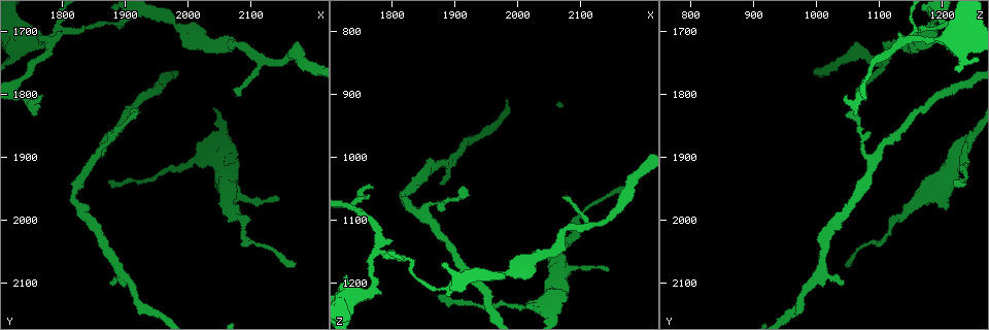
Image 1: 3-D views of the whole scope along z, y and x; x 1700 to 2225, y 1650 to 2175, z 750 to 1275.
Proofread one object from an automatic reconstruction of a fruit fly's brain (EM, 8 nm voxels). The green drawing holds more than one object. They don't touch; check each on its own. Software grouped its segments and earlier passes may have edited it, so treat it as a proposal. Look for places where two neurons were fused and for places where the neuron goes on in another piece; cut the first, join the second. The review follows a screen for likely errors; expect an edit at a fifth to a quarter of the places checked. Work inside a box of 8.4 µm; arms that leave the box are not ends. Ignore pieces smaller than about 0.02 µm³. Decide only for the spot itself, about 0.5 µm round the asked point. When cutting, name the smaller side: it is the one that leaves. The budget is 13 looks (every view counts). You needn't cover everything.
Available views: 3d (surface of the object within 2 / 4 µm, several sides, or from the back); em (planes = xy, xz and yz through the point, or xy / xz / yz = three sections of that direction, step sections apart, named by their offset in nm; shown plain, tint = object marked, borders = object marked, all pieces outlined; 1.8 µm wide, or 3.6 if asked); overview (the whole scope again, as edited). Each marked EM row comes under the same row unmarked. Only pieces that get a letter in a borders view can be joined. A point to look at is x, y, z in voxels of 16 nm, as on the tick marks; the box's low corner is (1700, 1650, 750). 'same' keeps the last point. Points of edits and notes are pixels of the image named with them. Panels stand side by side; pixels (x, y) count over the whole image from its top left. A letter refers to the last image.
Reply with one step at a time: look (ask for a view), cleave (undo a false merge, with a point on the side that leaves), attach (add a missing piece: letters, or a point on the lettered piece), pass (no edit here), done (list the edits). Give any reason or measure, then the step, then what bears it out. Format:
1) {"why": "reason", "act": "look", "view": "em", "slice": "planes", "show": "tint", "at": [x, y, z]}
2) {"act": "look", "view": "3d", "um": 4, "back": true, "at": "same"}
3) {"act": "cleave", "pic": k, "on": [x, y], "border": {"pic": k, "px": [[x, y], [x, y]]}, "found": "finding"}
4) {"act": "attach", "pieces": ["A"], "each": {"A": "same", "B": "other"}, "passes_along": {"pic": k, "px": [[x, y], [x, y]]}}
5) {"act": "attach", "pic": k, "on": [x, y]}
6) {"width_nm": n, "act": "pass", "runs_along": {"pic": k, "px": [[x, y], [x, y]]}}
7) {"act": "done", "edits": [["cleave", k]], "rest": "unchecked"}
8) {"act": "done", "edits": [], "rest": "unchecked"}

{"why": "two arms in line, one across", "act": "look", "view": "em", "um": 3.6, "slice": "planes", "show": "borders", "at": [2050, 1900, 1225]}

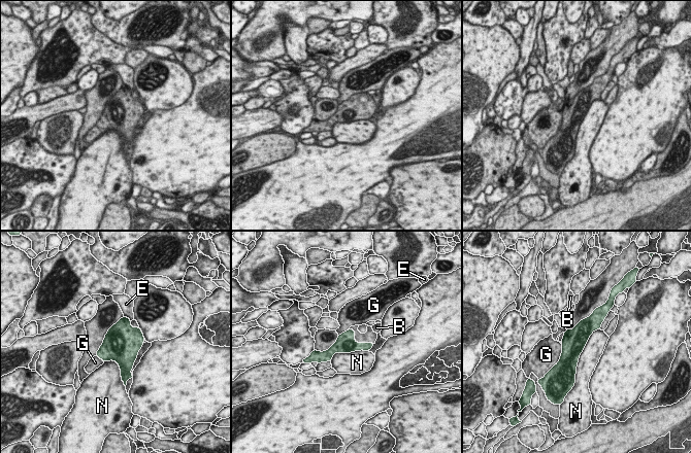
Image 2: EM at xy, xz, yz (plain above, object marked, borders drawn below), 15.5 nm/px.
{"act": "pass", "each": {"B": "other", "E": "other", "G": "other", "N": "other"}, "runs_along": {"pic": 2, "px": [[369, 345], [337, 346], [319, 355]]}, "found": "all the same neuron"}

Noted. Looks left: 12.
{"why": "thin end", "act": "look", "view": "em", "slice": "planes", "show": "borders", "at": [2080, 1805, 1065]}

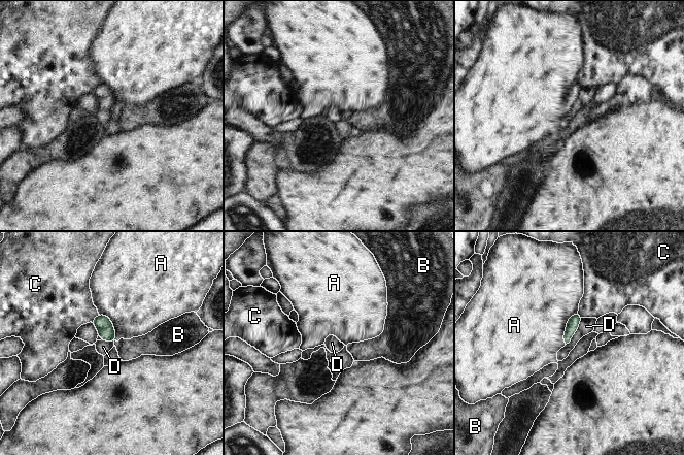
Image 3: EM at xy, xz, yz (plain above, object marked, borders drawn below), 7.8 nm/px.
{"width_nm": 90, "act": "pass", "each": {"A": "other", "B": "other", "C": "other", "D": "other"}, "border": {"pic": 3, "px": [[582, 318], [572, 338], [566, 345]]}, "found": "no lettered piece goes on from it"}

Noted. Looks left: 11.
{"why": "long arm stops here", "act": "look", "view": "em", "slice": "xy", "step": 8, "show": "borders", "at": [1770, 1800, 1045]}

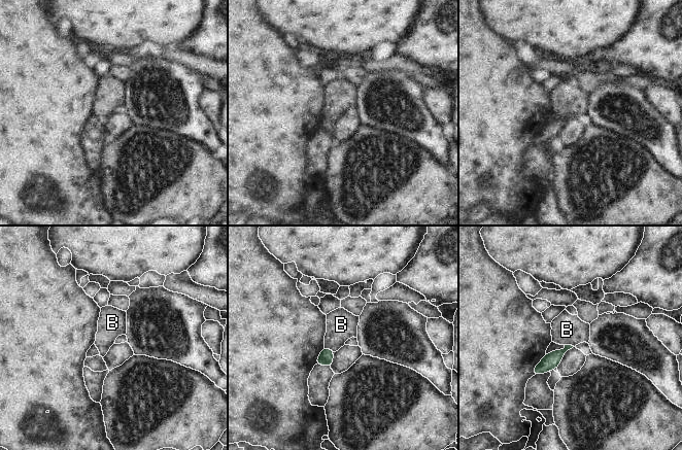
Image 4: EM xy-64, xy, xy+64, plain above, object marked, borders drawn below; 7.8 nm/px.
{"why": "cut it another way", "act": "look", "view": "em", "slice": "planes", "show": "borders", "at": "same"}

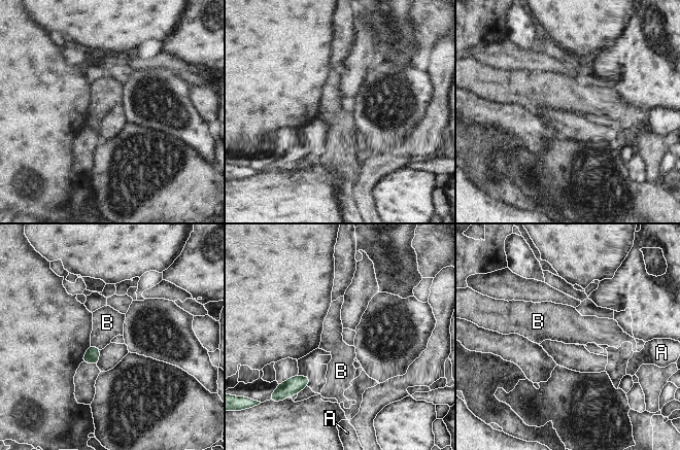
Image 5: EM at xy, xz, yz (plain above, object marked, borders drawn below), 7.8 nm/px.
{"act": "pass", "each": {"A": "other", "B": "other"}, "border": {"pic": 5, "px": [[91, 344], [101, 349]]}, "found": "no lettered piece goes on from it"}

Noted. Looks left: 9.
{"why": "branch stops here", "act": "look", "view": "em", "slice": "yz", "step": 8, "show": "tint", "at": [1880, 2100, 1045]}

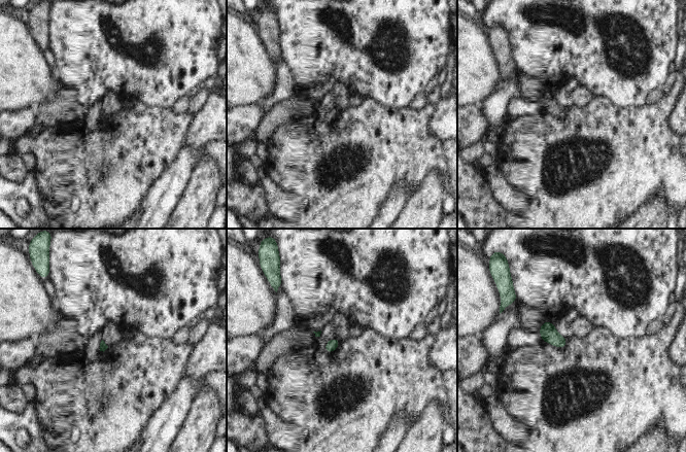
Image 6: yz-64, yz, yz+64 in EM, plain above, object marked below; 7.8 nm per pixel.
{"why": "cut it another way", "act": "look", "view": "em", "slice": "xz", "step": 8, "show": "tint", "at": "same"}

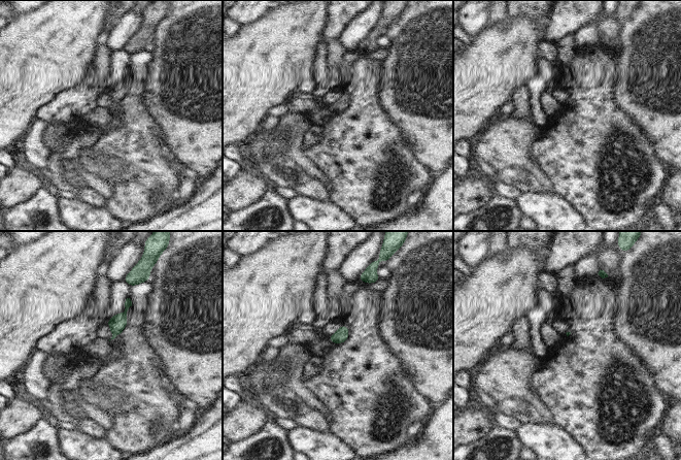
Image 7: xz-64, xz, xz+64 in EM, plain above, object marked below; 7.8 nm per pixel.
{"act": "look", "view": "em", "slice": "xz", "step": 8, "show": "borders", "at": "same"}

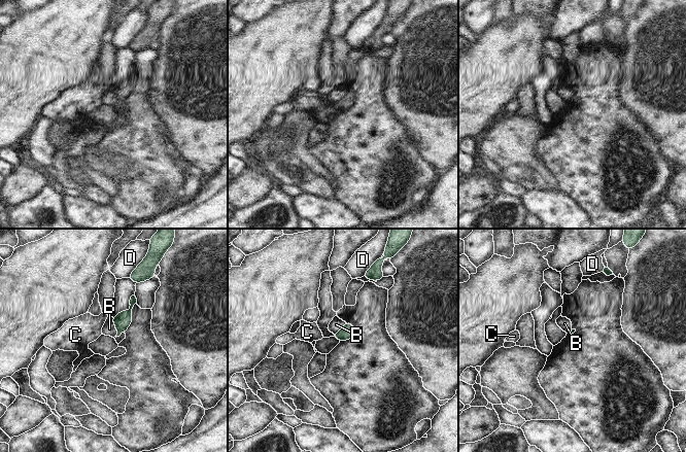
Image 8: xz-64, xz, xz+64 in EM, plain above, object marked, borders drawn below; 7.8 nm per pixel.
{"act": "pass", "each": {"B": "other", "C": "other", "D": "other"}, "border": {"pic": 8, "px": [[111, 317], [116, 329], [115, 338]]}, "found": "no lettered piece goes on from it"}

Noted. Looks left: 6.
{"why": "thick turns thin", "act": "look", "view": "3d", "um": 2, "at": [2075, 1990, 1140]}

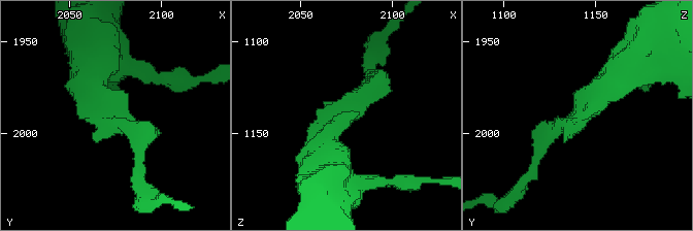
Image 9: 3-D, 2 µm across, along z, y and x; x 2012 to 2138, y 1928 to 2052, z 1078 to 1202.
{"act": "look", "view": "em", "slice": "planes", "show": "borders", "at": [2073, 1990, 1141]}

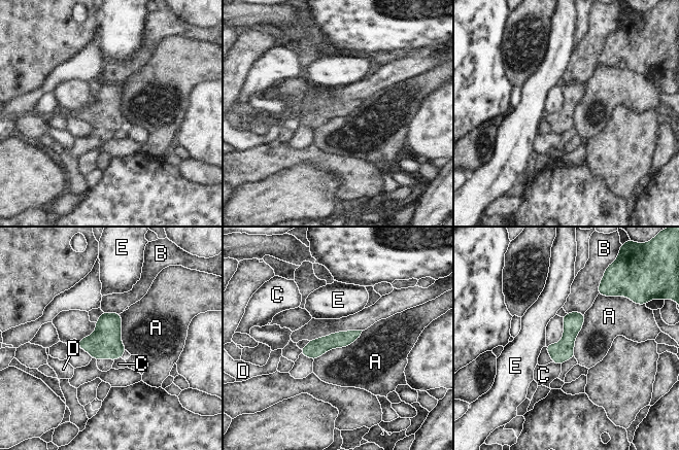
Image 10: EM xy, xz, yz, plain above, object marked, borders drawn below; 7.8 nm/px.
{"act": "pass", "each": {"A": "other", "B": "other", "C": "other", "D": "other", "E": "other"}, "runs_along": {"pic": 10, "px": [[358, 333], [303, 351]]}, "found": "one neuron here"}

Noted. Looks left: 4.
{"act": "done", "edits": [], "rest": "unchecked"}

